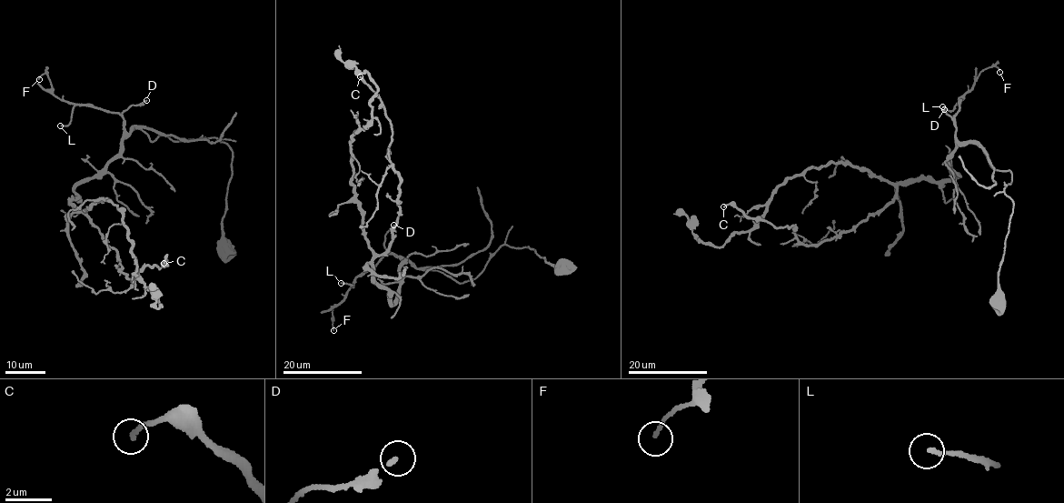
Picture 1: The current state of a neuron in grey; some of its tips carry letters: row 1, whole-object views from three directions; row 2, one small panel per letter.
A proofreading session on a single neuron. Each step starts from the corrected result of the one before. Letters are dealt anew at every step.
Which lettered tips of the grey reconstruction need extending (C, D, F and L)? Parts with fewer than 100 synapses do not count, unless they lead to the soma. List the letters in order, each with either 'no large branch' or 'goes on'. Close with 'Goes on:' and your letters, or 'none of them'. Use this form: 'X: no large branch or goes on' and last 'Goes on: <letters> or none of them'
C: no large branch
D: no large branch
F: no large branch
L: no large branch
Goes on: none of them

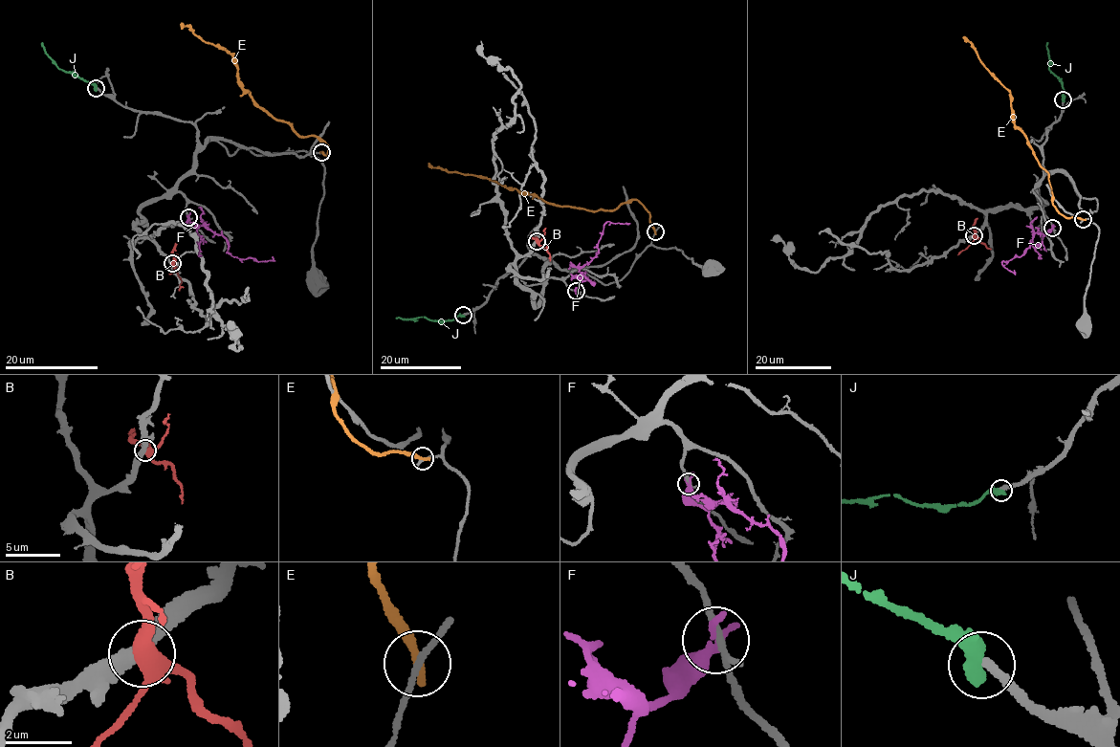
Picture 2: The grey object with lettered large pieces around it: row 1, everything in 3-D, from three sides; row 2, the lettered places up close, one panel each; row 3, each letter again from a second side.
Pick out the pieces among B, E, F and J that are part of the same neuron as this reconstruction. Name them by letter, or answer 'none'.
J

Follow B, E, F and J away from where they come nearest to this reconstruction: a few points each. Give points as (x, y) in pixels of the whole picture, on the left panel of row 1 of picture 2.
B: (172, 263), (182, 281), (179, 291)
E: (320, 152), (327, 155), (326, 144), (258, 105), (224, 49), (183, 24)
F: (187, 217), (191, 226), (202, 225), (225, 238), (228, 252), (232, 256), (265, 261), (273, 259), (273, 256)
J: (96, 88), (60, 70), (41, 43)

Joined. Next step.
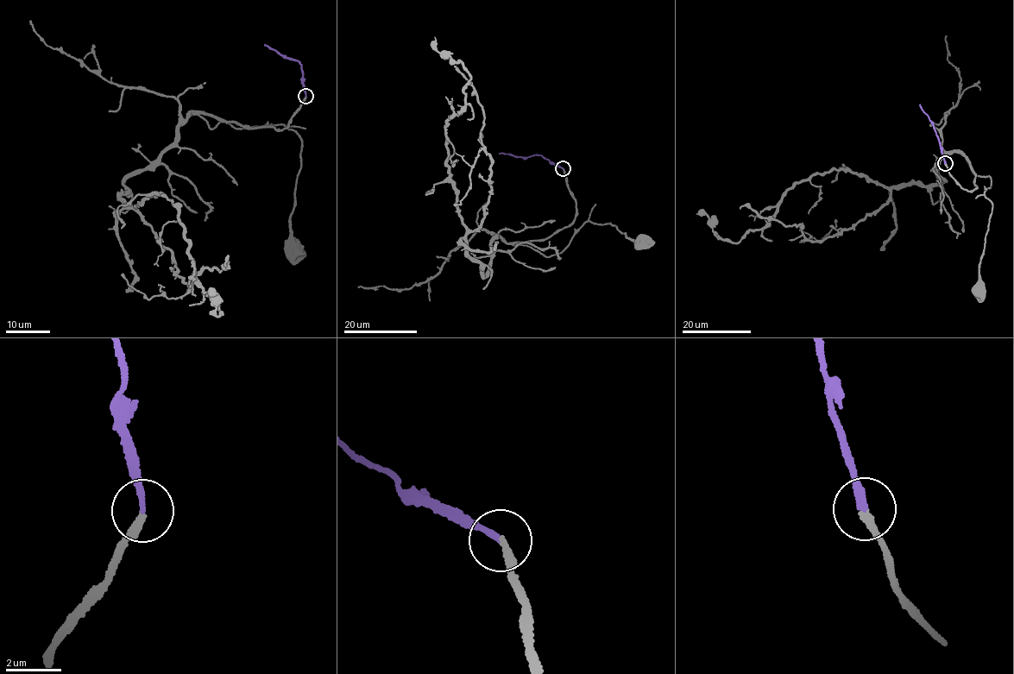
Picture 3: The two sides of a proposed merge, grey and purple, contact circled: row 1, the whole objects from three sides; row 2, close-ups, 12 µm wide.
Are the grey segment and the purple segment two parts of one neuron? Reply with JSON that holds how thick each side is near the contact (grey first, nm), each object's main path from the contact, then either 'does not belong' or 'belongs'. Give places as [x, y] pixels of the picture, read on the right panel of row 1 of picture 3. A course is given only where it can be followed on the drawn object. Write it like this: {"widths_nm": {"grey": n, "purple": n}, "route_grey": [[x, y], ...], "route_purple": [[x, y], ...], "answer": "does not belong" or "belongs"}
{"widths_nm": {"grey": 240, "purple": 200}, "route_grey": [[946, 163], [968, 191], [976, 186], [966, 157], [971, 170], [991, 178], [985, 192], [992, 207], [979, 291]], "route_purple": [[945, 163], [939, 139], [920, 104]], "answer": "belongs"}

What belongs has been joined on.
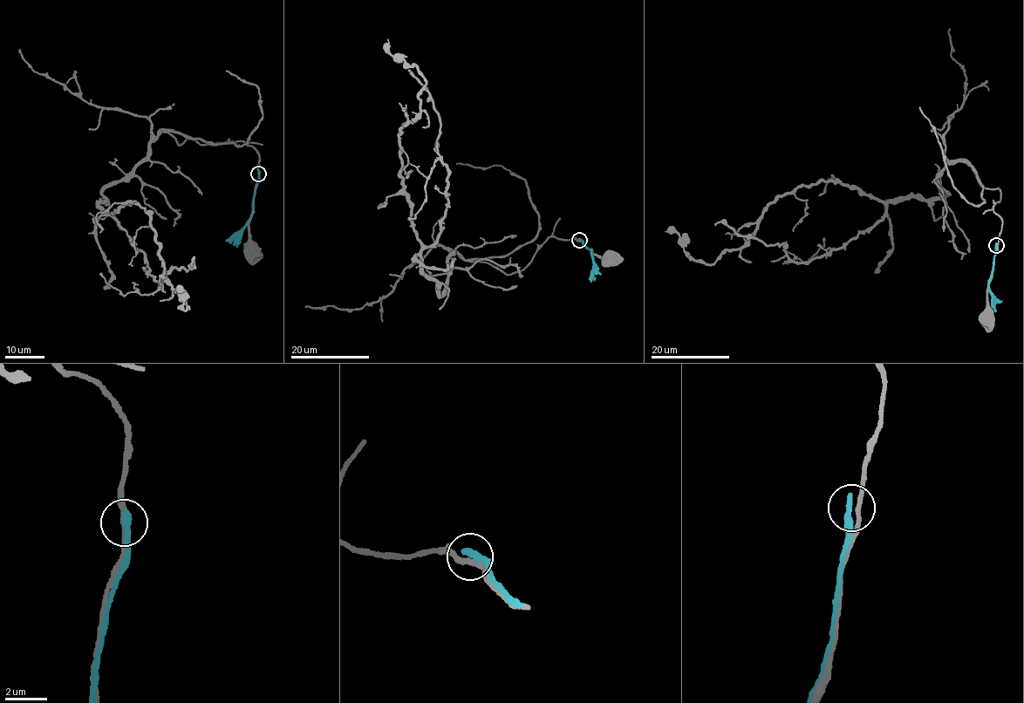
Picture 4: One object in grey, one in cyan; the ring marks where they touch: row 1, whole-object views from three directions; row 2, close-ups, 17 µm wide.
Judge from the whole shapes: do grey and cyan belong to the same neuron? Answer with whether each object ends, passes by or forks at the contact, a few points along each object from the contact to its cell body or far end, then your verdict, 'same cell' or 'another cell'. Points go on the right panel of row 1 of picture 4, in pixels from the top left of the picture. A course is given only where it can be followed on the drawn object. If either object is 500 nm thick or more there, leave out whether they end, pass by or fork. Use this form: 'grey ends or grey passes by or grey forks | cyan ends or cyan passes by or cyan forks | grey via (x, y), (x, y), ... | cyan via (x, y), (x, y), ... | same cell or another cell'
grey passes by | cyan ends | grey via (997, 246), (993, 277), (987, 290), (987, 318) | cyan via (996, 245), (988, 285), (994, 312) | another cell

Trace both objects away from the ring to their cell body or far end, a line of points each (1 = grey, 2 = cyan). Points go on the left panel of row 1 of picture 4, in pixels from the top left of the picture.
1: (259, 174), (249, 223), (249, 247), (252, 251)
2: (258, 174), (250, 219), (236, 242), (237, 247)

